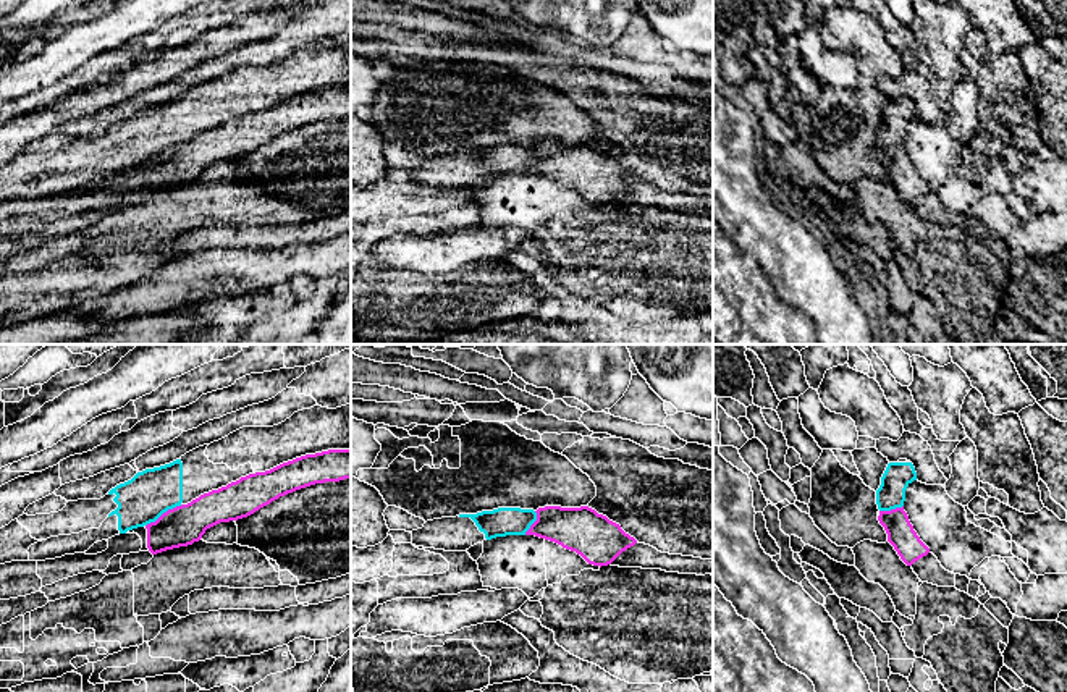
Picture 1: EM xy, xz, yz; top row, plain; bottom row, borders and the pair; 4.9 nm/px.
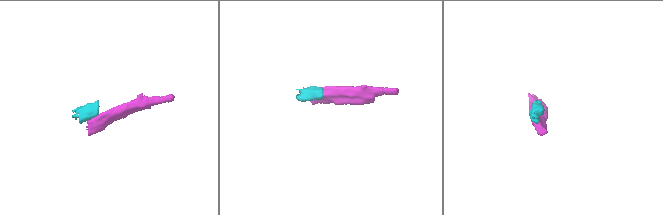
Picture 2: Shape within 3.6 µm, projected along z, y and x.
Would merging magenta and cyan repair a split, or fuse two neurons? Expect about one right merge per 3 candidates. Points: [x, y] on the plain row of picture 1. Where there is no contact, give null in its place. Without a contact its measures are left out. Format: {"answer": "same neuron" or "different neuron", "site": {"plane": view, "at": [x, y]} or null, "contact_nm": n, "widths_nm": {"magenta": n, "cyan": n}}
{"answer": "different neuron", "site": {"plane": "xy", "at": [164, 151]}, "contact_nm": 220, "widths_nm": {"magenta": 200, "cyan": 240}}

